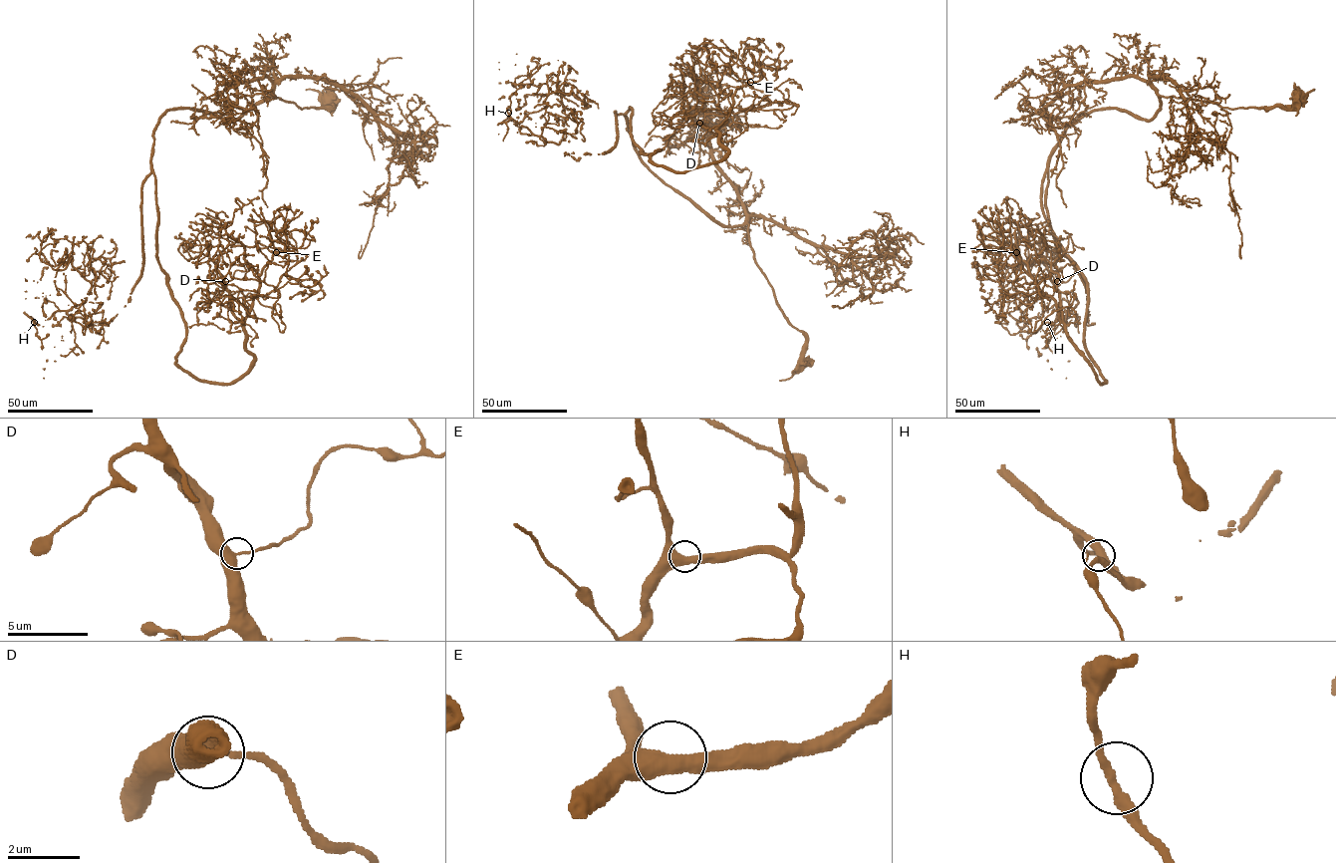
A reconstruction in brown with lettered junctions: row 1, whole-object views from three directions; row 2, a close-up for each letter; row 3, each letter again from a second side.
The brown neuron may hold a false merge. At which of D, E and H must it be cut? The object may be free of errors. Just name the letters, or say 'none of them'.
none of them

